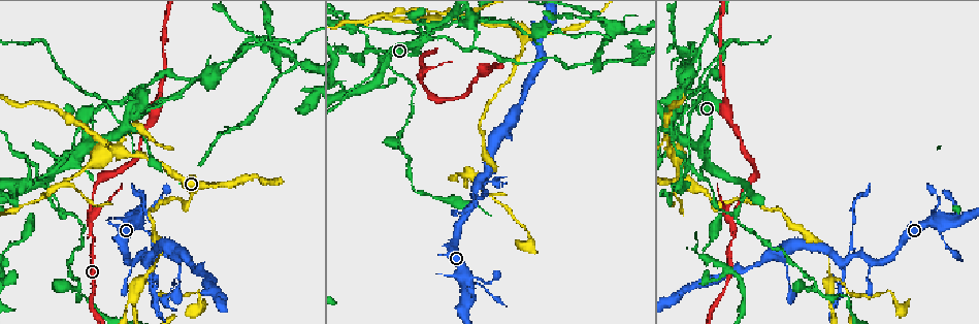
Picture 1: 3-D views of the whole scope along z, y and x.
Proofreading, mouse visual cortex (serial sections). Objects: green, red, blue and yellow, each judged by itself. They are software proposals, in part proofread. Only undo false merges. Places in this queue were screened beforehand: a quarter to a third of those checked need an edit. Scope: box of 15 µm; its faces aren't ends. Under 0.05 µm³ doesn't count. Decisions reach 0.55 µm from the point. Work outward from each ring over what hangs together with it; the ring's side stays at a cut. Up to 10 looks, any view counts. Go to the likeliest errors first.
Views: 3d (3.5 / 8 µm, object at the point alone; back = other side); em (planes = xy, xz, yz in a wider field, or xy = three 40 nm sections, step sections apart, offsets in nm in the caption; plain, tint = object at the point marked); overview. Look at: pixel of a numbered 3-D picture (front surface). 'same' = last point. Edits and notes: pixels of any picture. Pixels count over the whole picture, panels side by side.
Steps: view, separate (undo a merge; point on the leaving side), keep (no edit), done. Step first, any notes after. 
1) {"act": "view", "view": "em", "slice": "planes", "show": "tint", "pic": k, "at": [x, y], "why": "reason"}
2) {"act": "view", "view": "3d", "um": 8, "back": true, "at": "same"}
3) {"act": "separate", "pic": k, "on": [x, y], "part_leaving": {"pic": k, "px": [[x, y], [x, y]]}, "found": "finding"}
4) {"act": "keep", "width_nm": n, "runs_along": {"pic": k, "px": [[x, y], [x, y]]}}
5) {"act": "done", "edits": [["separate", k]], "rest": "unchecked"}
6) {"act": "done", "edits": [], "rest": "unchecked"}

{"act": "view", "view": "3d", "um": 3.5, "pic": 1, "at": [131, 301], "why": "side arm on a straight run"}

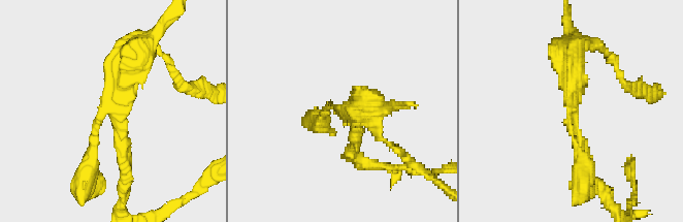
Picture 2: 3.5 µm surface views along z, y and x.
{"act": "view", "view": "em", "slice": "xy", "step": 1, "show": "tint", "pic": 2, "at": [116, 105], "arms": 3, "arm_widths_nm": [100, 150, 400], "why": "need the tissue"}

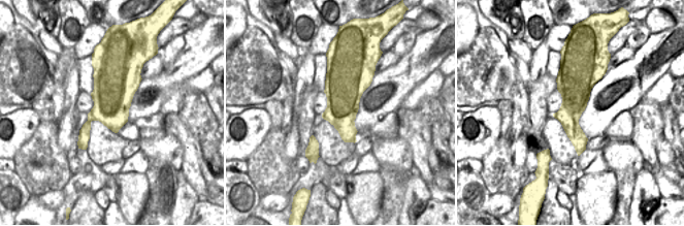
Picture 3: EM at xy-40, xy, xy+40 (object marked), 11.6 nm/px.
{"act": "keep", "runs_along": {"pic": 2, "px": [[147, 44], [95, 126], [89, 161]]}, "found": "all the same cell"}

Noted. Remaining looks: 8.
{"act": "view", "view": "3d", "um": 3.5, "back": true, "pic": 1, "at": [89, 220], "why": "a fork"}

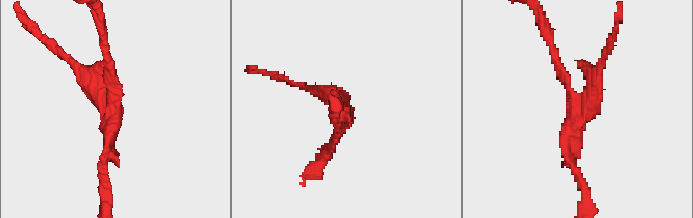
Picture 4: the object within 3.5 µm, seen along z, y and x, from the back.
{"act": "view", "view": "em", "slice": "xy", "step": 3, "show": "tint", "pic": 4, "at": [575, 113]}

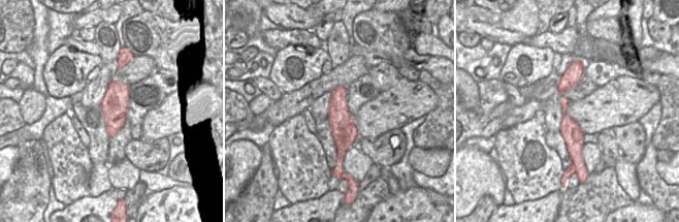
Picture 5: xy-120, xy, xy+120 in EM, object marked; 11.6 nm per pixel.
{"act": "separate", "pic": 4, "on": [599, 83], "part_leaving": {"pic": 4, "px": [[581, 111], [594, 91], [609, 40]]}, "found": "a second cell is stuck on"}

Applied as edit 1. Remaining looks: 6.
{"act": "view", "view": "3d", "um": 3.5, "back": true, "pic": 1, "at": [85, 147], "why": "abrupt turn"}

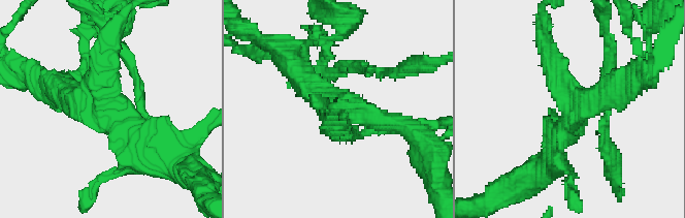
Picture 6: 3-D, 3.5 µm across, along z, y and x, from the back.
{"act": "view", "view": "em", "slice": "xy", "step": 2, "show": "tint", "pic": 6, "at": [105, 104], "why": "shape alone is not enough"}

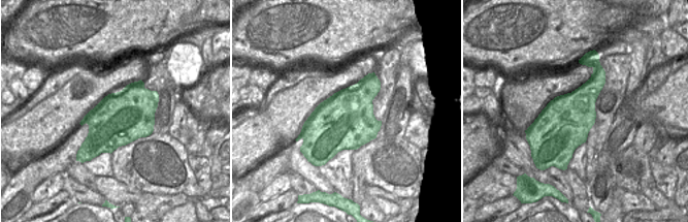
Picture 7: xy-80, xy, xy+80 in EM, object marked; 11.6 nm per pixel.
{"act": "keep", "width_nm": 650, "runs_along": {"pic": 6, "px": [[337, 132], [334, 103], [290, 58]]}, "found": "all the same cell"}

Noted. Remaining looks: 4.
{"act": "view", "view": "3d", "um": 8, "pic": 1, "at": [372, 86], "why": "three-way junction"}

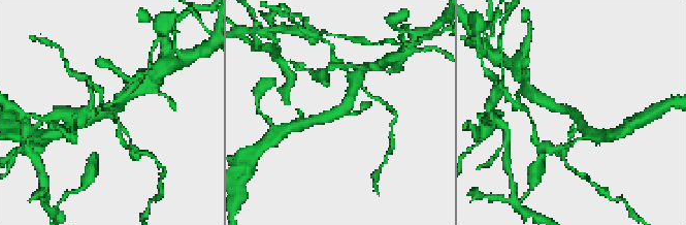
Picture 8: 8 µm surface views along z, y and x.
{"act": "view", "view": "em", "slice": "xy", "step": 1, "show": "tint", "pic": 8, "at": [109, 111], "arms": 3, "arm_widths_nm": [150, 350, 400], "why": "now the EM"}

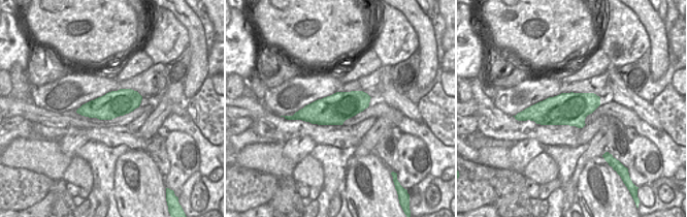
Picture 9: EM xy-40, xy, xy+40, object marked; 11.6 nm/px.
{"act": "keep", "width_nm": 360, "runs_along": {"pic": 8, "px": [[353, 89], [345, 108], [314, 120]]}, "found": "continuous, no second cell"}

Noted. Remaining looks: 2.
{"act": "done", "edits": [["separate", 4]], "rest": "unchecked"}

